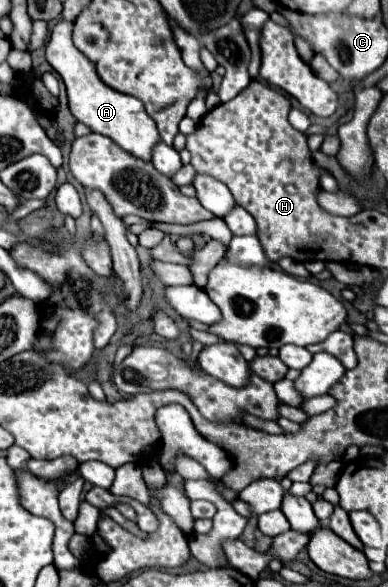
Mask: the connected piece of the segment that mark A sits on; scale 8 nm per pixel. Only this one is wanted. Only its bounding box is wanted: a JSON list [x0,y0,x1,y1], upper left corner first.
[45,19,159,161]

